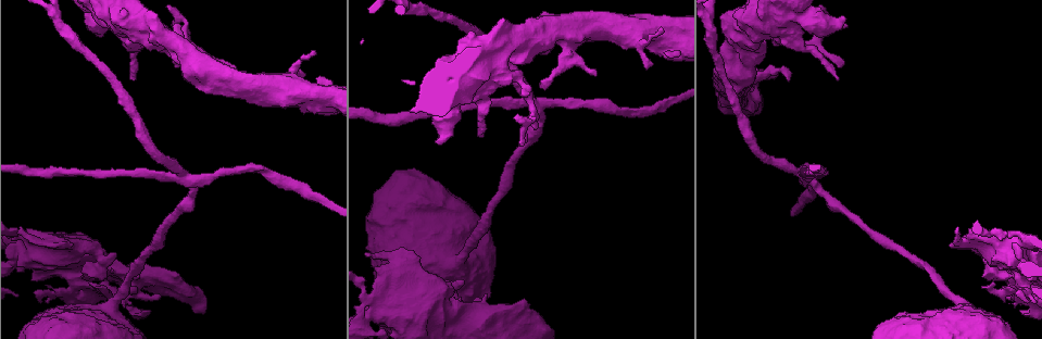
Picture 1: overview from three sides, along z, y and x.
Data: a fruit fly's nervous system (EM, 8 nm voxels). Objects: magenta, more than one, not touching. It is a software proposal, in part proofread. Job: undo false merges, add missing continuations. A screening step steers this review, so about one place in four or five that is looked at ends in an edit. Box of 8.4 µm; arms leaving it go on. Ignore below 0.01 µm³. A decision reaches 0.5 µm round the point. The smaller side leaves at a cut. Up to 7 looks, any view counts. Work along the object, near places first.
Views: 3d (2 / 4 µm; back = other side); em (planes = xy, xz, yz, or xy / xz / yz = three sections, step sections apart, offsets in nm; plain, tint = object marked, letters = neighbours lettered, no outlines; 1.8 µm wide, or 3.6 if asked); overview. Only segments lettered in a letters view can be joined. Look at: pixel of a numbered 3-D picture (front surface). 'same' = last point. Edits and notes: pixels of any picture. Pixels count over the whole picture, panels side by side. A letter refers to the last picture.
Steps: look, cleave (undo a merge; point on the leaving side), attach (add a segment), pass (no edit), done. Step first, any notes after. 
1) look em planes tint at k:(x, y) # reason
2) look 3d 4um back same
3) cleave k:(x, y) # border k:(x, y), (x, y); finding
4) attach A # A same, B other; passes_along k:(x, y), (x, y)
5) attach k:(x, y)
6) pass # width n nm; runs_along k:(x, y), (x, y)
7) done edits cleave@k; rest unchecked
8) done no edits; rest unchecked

look 3d 4um at 1:(183, 173)

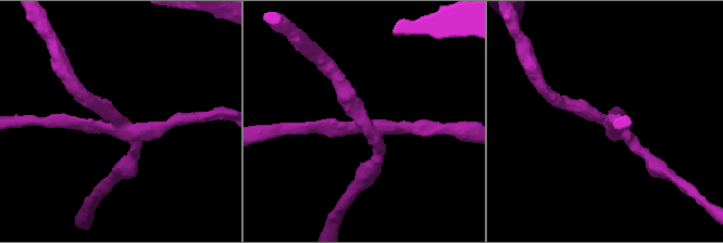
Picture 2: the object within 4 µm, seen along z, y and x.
look em yz step 8 tint at 2:(363, 124) # arms 4

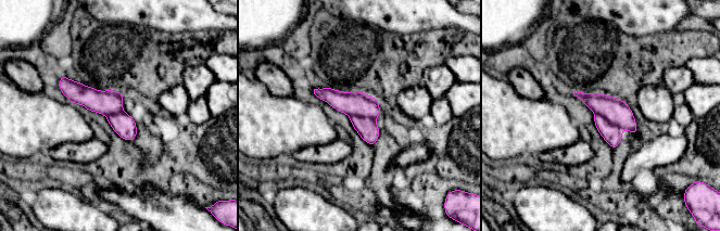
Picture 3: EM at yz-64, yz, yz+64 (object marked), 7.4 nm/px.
look em planes letters same # another direction

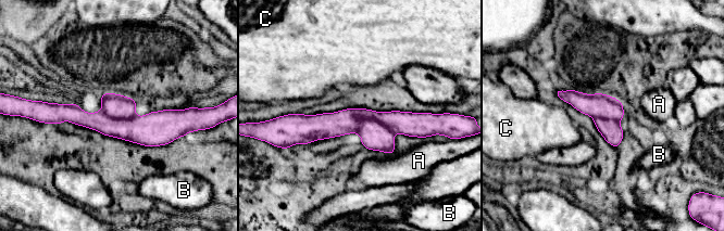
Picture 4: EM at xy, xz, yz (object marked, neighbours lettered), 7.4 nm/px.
cleave 4:(346, 122) # A other, B other, C other; border 4:(358, 120), (374, 118), (395, 132); a second cell is stuck on

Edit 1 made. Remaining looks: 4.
look overview

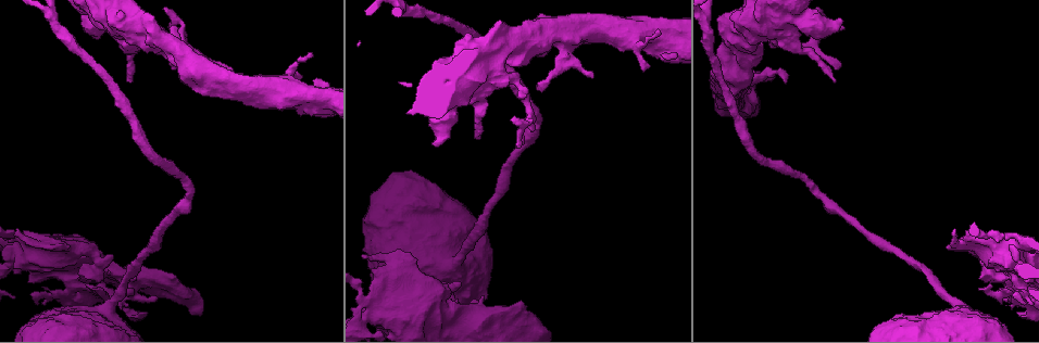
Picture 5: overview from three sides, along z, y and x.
look 3d 4um at 5:(784, 81) # branch stops here

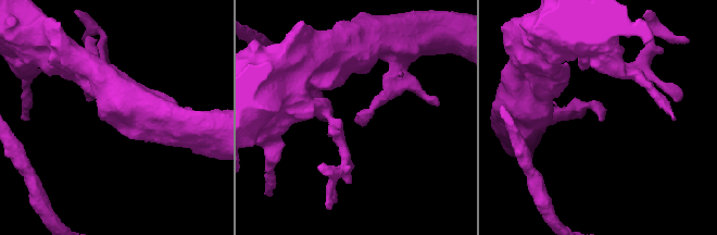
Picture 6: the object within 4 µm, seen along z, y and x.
look em planes tint at 6:(600, 120) # now the EM

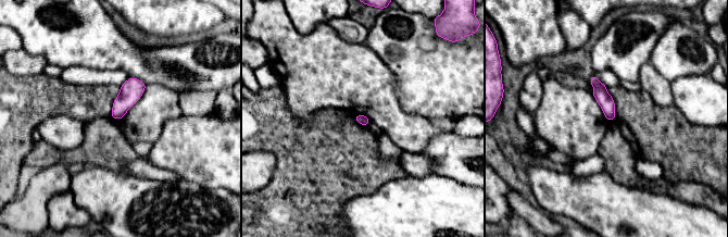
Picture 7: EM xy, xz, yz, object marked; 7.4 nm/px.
look em planes letters same # what lies round it

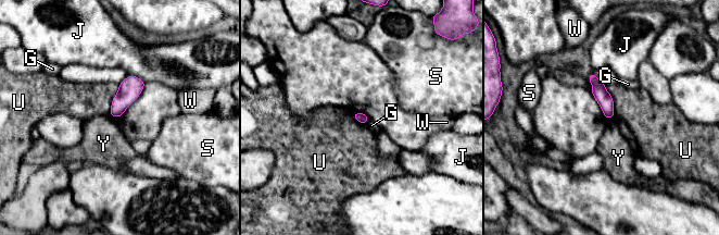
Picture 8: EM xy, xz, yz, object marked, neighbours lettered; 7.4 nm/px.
pass # G other, J other, S other, U other, W other, Y other; no lettered segment goes on from it

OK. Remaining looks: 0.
done edits cleave@4; rest unchecked

